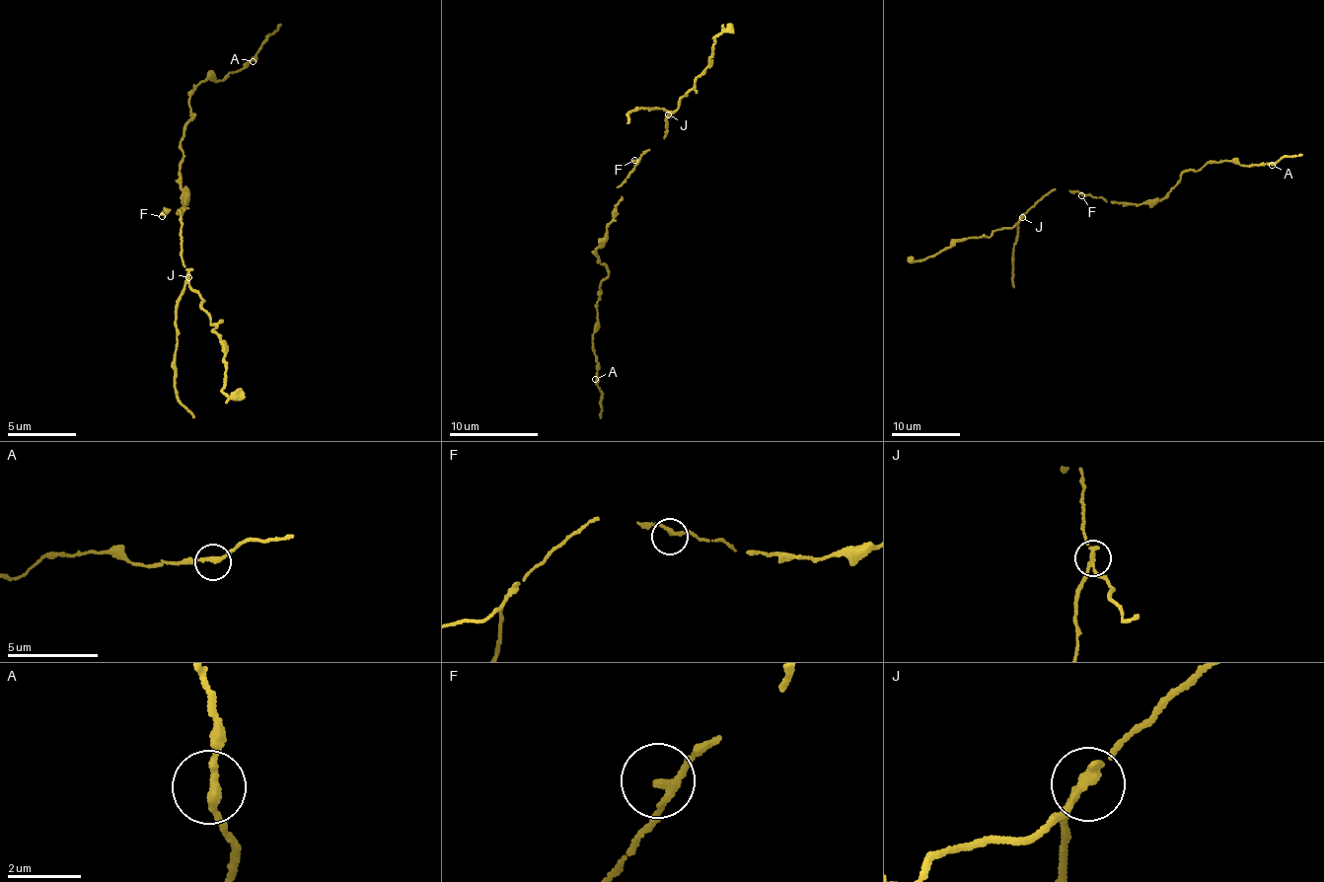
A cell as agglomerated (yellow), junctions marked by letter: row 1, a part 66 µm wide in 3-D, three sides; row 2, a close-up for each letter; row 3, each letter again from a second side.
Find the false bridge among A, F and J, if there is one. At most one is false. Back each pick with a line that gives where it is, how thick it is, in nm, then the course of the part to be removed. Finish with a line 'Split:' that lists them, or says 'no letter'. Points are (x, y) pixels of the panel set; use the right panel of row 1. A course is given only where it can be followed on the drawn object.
J: Place: (1022, 217). Thickness 180 nm. Course of the part to remove: (1022, 217), (990, 236), (958, 239), (924, 259), (908, 257)
Split: J

